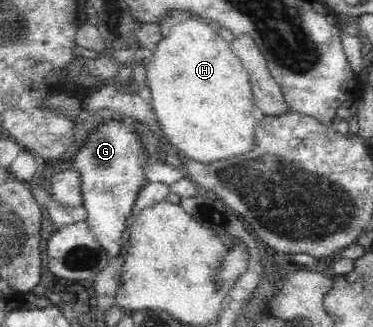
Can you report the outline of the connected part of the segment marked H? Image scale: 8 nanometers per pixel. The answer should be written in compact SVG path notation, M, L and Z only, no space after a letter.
M187 19L174 25L169 37L159 41L154 50L151 63L145 65L149 71L148 89L156 121L169 143L188 159L206 165L251 151L256 143L254 131L258 122L253 116L256 104L252 85L240 59L216 29L209 29L205 21Z

